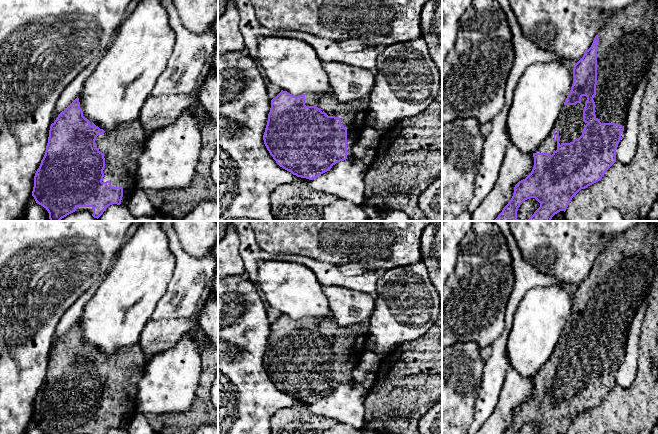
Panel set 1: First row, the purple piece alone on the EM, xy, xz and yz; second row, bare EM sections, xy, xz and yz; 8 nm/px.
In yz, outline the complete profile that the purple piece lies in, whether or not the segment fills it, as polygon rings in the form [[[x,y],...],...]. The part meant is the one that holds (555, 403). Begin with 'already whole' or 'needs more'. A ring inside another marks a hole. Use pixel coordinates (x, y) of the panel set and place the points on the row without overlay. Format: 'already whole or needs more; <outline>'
needs more; [[[643,221],[614,237],[599,253],[591,271],[574,289],[571,314],[554,353],[533,377],[534,391],[531,397],[515,409],[513,420],[503,434],[518,434],[520,429],[530,422],[535,422],[540,427],[537,434],[566,434],[581,413],[601,404],[616,386],[616,374],[624,359],[630,325],[651,289],[656,268],[657,241],[658,226],[652,221]]]

